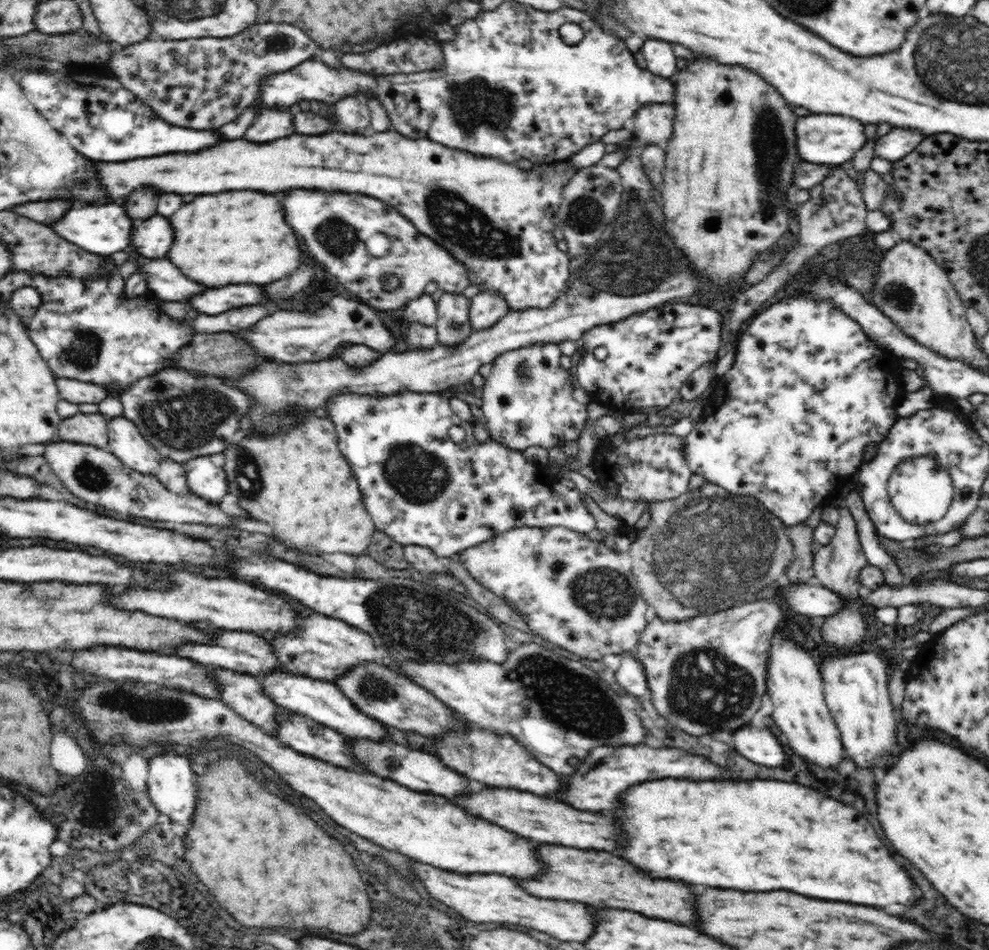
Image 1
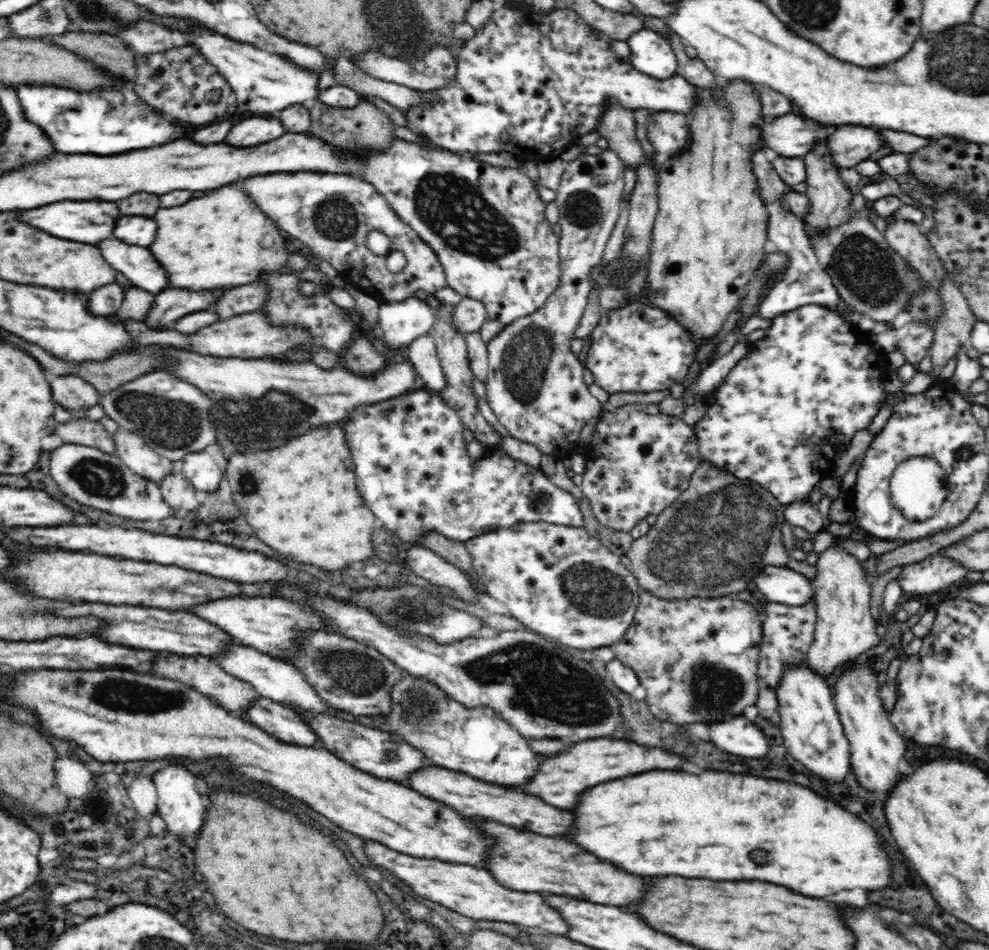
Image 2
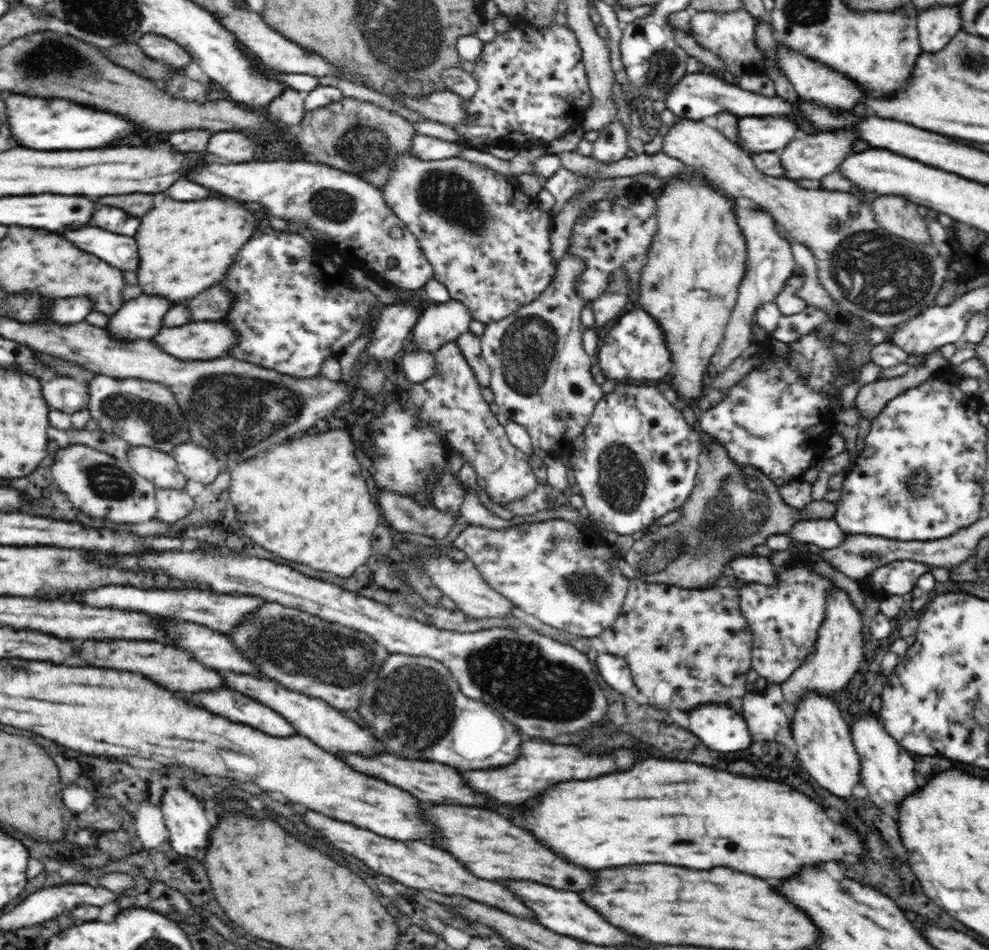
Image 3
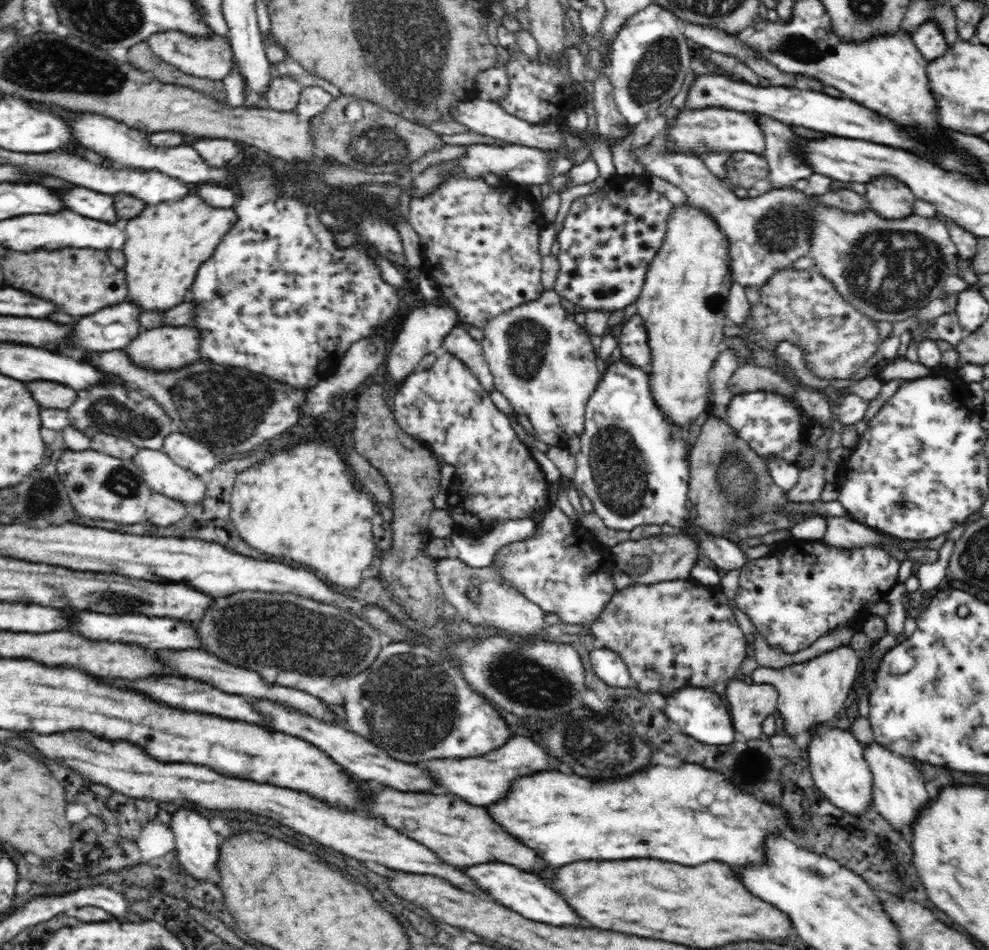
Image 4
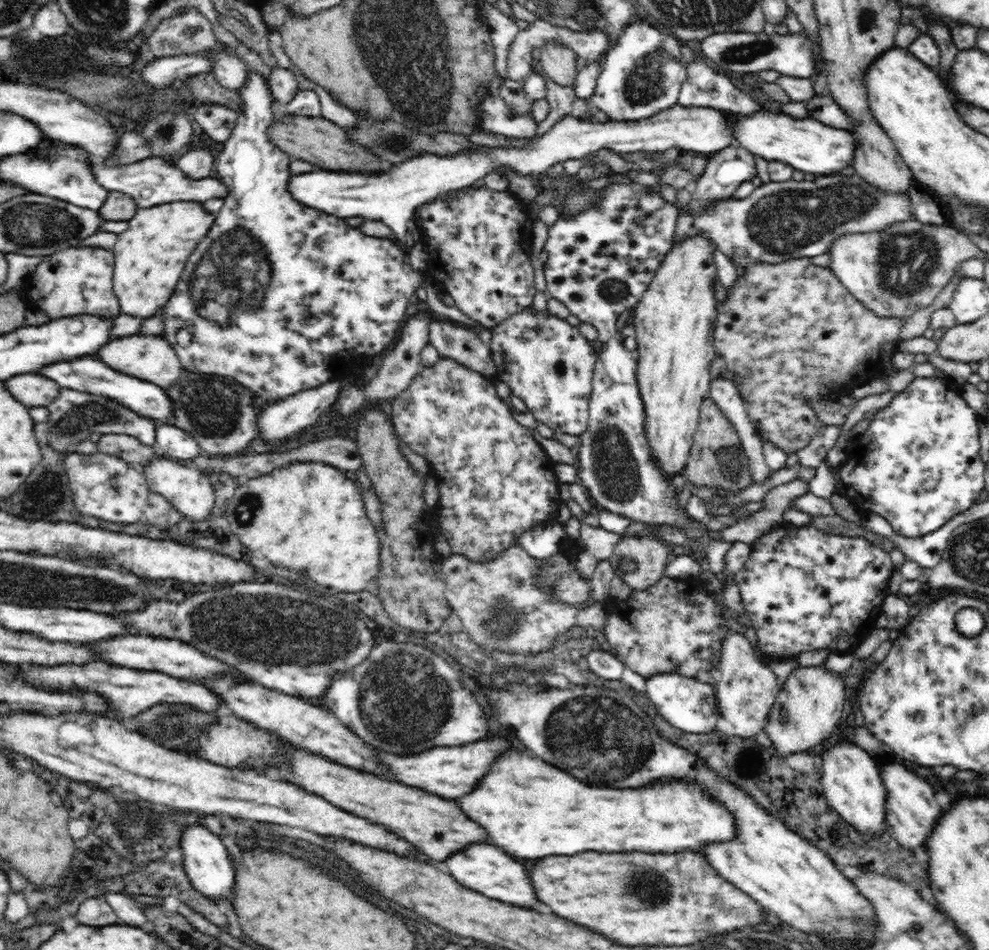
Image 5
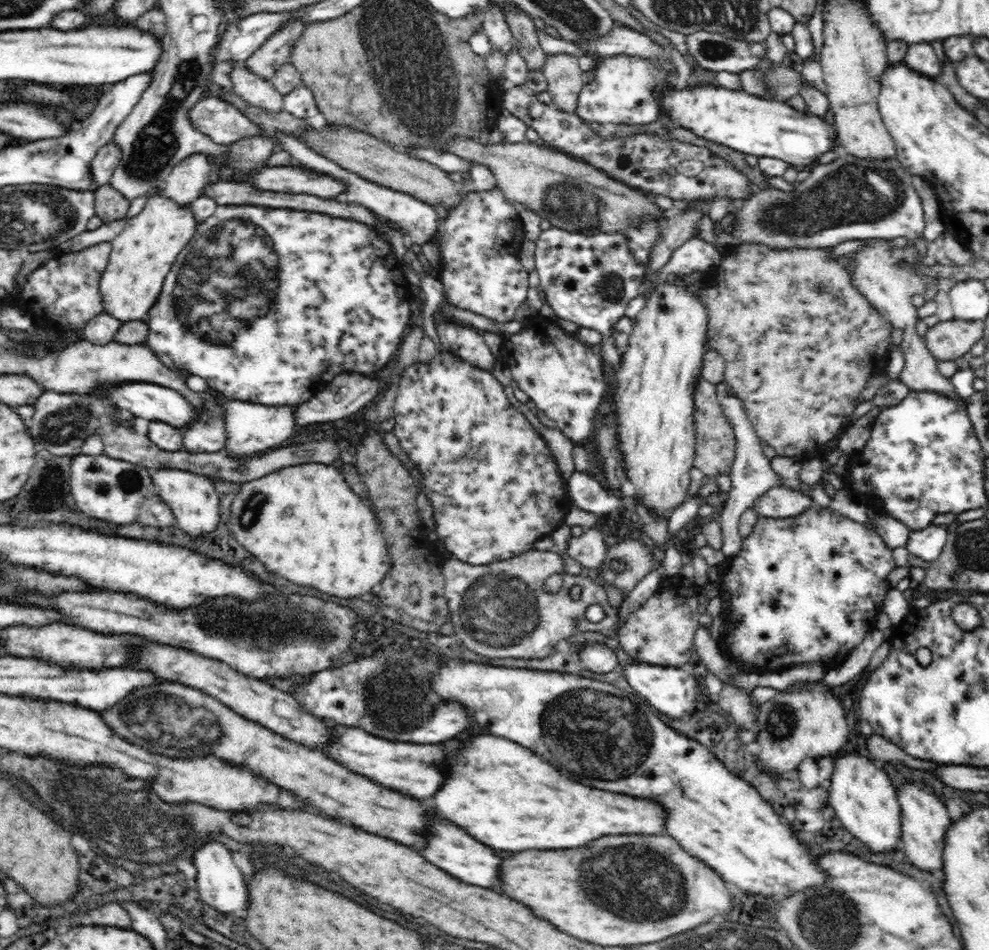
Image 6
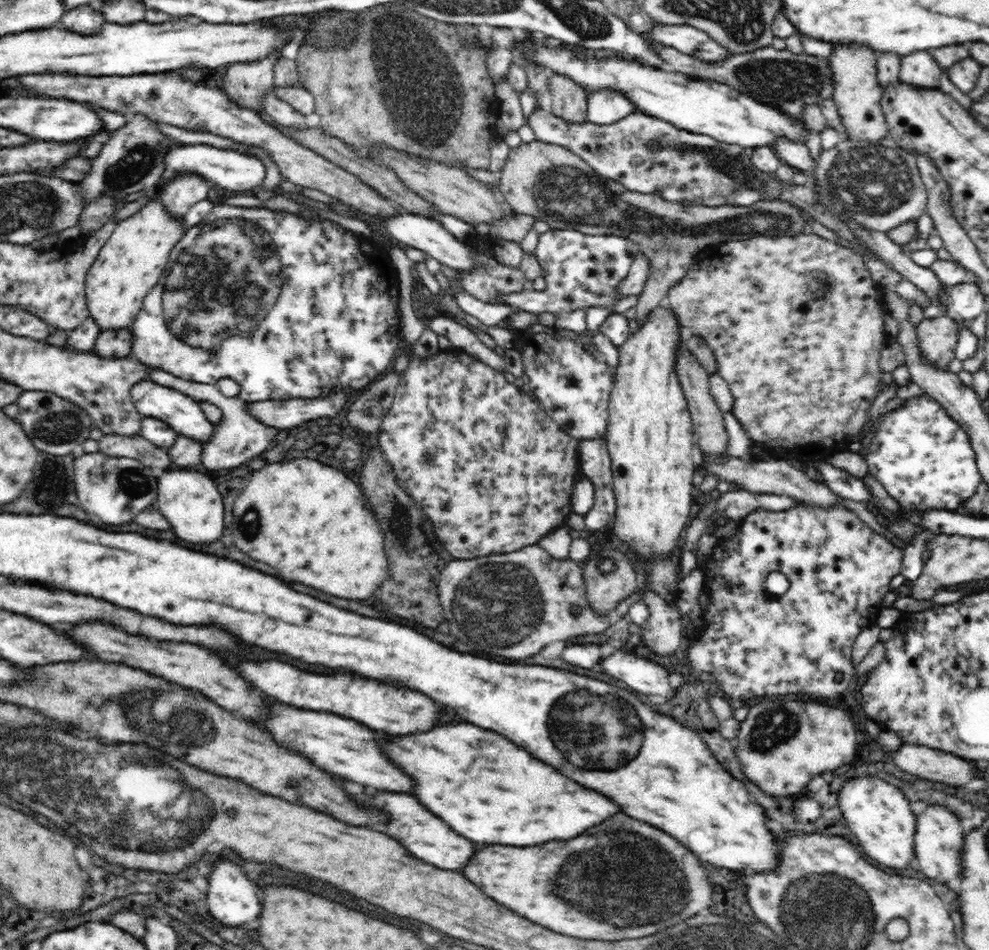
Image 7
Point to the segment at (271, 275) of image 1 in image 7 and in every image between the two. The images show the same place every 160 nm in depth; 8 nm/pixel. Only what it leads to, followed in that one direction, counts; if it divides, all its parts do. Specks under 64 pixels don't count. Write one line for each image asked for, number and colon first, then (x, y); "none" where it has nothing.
2: (222, 239)
3: (185, 247)
4: (165, 245)
5: (150, 255)
6: (141, 254)
7: (134, 258)

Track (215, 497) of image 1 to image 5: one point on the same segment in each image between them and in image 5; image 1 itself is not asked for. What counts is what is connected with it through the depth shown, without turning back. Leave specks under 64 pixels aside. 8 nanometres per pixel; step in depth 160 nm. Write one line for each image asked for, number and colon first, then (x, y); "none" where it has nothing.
2: (199, 468)
3: (197, 463)
4: (186, 452)
5: (171, 441)

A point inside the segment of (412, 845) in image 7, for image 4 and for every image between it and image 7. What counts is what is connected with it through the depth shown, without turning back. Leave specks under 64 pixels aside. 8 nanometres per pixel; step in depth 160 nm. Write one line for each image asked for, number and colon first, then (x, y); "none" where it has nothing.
4: (527, 894)
5: (486, 869)
6: (453, 849)

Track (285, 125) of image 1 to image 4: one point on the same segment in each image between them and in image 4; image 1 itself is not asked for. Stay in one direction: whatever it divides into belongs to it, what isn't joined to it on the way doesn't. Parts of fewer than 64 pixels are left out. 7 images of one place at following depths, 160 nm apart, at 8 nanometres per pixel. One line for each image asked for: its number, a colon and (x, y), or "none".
2: (254, 131)
3: (233, 146)
4: (217, 152)

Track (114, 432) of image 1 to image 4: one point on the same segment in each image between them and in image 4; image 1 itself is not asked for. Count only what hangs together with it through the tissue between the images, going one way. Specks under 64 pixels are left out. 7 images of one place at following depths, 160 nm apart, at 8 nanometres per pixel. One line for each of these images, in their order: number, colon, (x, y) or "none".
2: (130, 447)
3: (160, 468)
4: (163, 475)

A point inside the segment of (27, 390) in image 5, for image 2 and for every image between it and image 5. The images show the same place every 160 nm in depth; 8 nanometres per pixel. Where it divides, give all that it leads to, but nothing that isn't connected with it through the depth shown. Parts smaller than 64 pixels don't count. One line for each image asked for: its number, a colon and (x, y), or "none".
2: (72, 392)
3: (63, 393)
4: (51, 394)

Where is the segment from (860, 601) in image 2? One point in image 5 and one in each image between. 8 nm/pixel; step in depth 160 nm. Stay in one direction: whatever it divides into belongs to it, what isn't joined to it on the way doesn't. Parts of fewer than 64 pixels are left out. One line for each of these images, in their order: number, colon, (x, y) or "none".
3: (838, 650)
4: (813, 691)
5: (809, 705)

